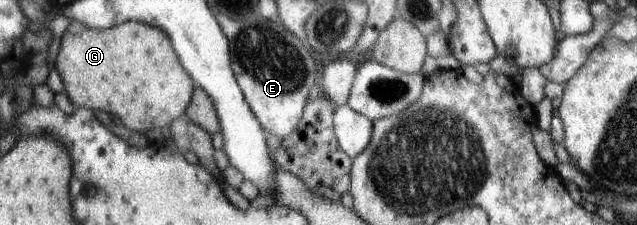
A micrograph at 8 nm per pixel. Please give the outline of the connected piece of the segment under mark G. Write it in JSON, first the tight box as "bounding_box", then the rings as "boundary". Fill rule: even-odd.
{"bounding_box":[54,21,196,134],"boundary":[[[71,21],[61,36],[59,53],[55,59],[54,66],[60,74],[65,91],[71,95],[71,99],[73,99],[75,103],[79,103],[79,105],[83,105],[83,107],[89,107],[89,109],[101,109],[101,111],[107,111],[107,113],[115,113],[115,115],[119,115],[119,117],[123,119],[123,123],[125,123],[129,129],[144,134],[146,131],[151,132],[152,130],[159,130],[161,127],[165,127],[165,125],[171,126],[175,120],[181,116],[185,116],[187,108],[190,107],[191,100],[194,96],[196,83],[193,81],[190,73],[187,73],[187,70],[183,67],[182,61],[179,59],[171,38],[163,29],[150,23],[126,21],[121,25],[107,28],[105,31],[95,31],[95,29],[89,29],[89,27],[82,23]]]}

